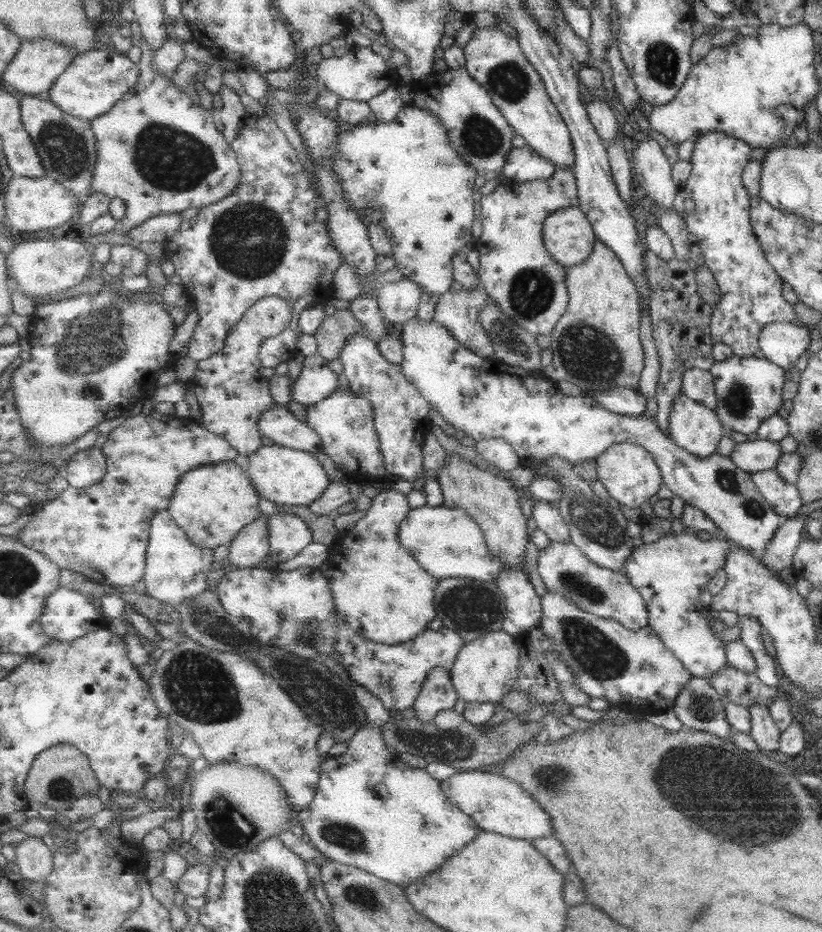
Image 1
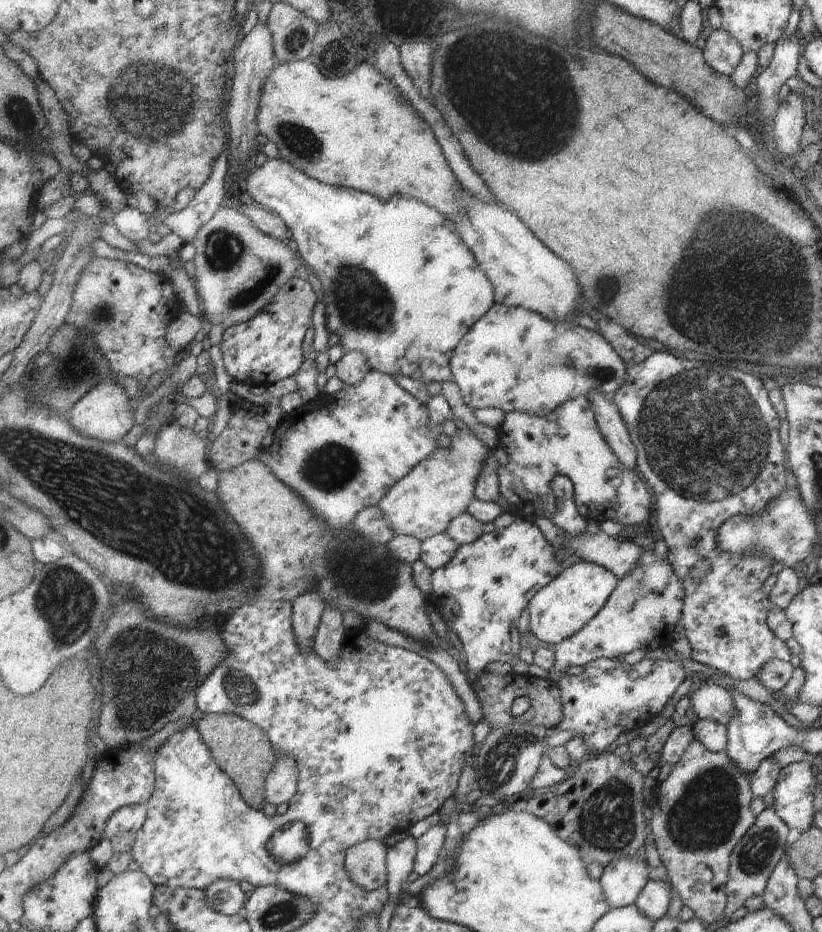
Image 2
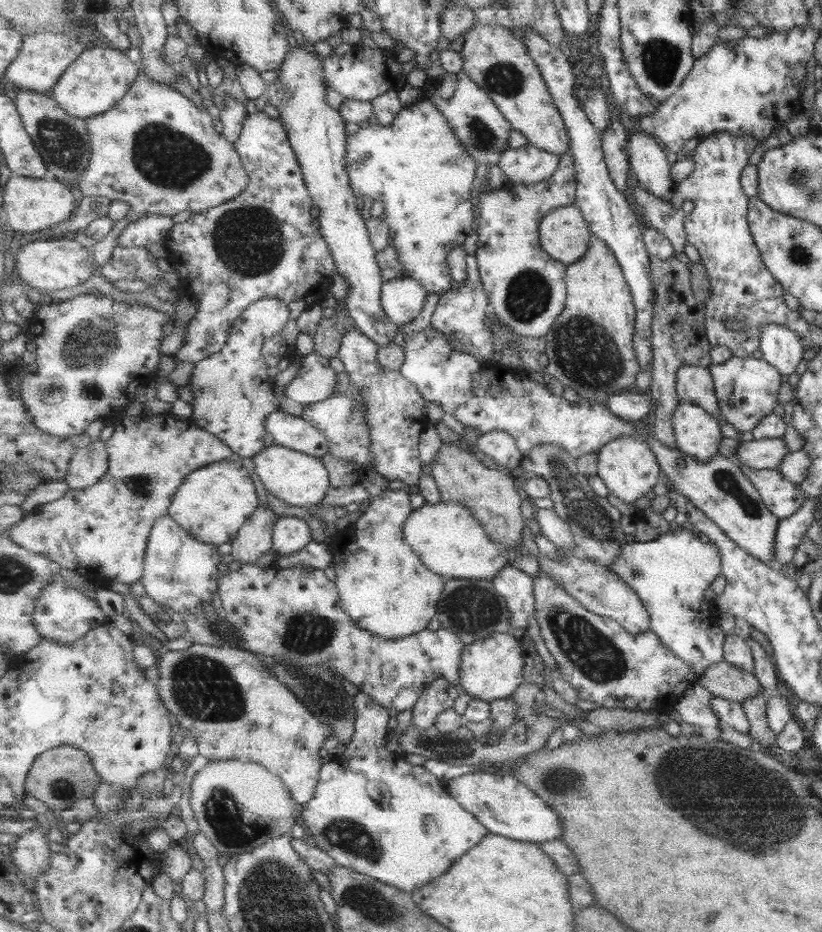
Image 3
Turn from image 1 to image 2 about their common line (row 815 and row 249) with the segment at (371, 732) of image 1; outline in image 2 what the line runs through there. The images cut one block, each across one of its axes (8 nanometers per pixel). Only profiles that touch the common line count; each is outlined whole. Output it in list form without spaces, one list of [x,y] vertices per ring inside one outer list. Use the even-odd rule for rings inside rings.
[[[262,158],[255,167],[252,167],[247,177],[245,198],[261,203],[285,221],[291,232],[291,243],[320,280],[324,290],[322,301],[327,306],[326,330],[329,334],[334,333],[339,336],[339,344],[344,353],[363,352],[373,371],[391,376],[405,376],[425,384],[428,382],[440,384],[454,382],[455,376],[451,368],[451,359],[455,356],[455,350],[463,342],[463,338],[473,328],[473,325],[477,324],[481,317],[495,306],[496,292],[495,286],[491,284],[491,280],[487,278],[483,268],[477,264],[475,256],[472,256],[471,252],[467,250],[467,246],[463,244],[461,236],[457,232],[457,226],[452,221],[443,216],[439,210],[435,210],[435,208],[431,208],[425,202],[415,200],[415,198],[394,196],[391,200],[381,200],[372,194],[319,182],[319,180],[303,174],[298,168],[295,168],[295,165],[281,158]]]

